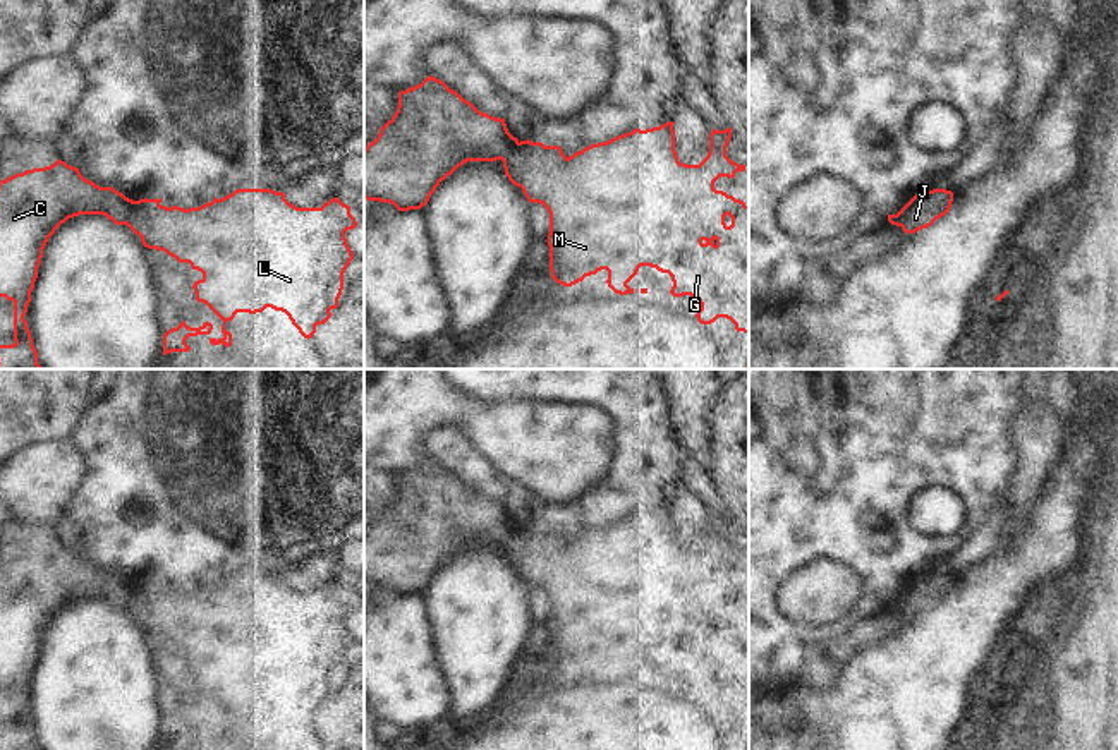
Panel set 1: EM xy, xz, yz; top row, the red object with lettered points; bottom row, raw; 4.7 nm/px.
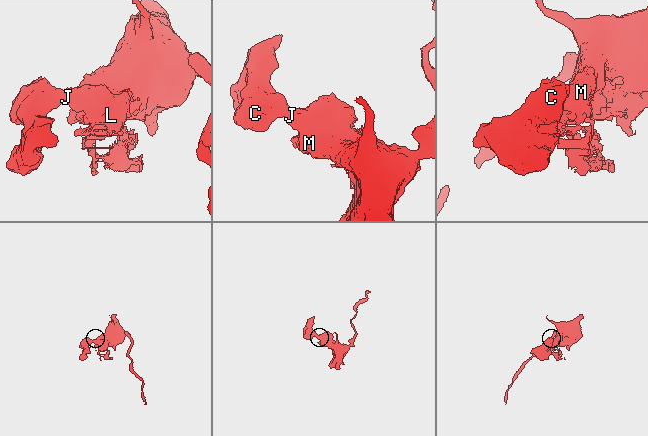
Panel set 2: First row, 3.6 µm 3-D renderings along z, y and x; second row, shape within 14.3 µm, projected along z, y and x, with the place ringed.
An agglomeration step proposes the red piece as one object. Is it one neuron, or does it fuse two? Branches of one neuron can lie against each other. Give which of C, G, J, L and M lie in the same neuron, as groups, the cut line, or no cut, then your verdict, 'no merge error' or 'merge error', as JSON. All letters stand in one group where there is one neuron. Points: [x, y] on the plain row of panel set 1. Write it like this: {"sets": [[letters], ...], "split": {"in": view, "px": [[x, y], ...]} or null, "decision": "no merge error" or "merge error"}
{"sets": [["C"], ["G", "J", "L", "M"]], "split": {"in": "xy", "px": [[133, 586], [126, 608]]}, "decision": "merge error"}

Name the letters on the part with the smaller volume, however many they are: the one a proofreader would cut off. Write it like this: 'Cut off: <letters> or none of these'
Cut off: C

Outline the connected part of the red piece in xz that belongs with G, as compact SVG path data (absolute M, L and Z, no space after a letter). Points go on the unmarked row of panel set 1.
M666 506L653 513L634 513L606 527L598 527L582 535L565 541L560 530L520 525L507 542L503 553L508 565L520 572L529 587L543 589L550 597L550 656L551 662L572 671L586 661L601 654L608 656L608 671L620 680L634 678L627 668L637 659L641 650L656 652L671 661L673 681L690 680L699 688L696 702L701 709L711 709L718 702L726 702L737 716L749 719L749 590L714 573L720 561L733 563L744 556L726 541L732 513L709 518L709 537L699 549L678 546L675 535L675 506Z

